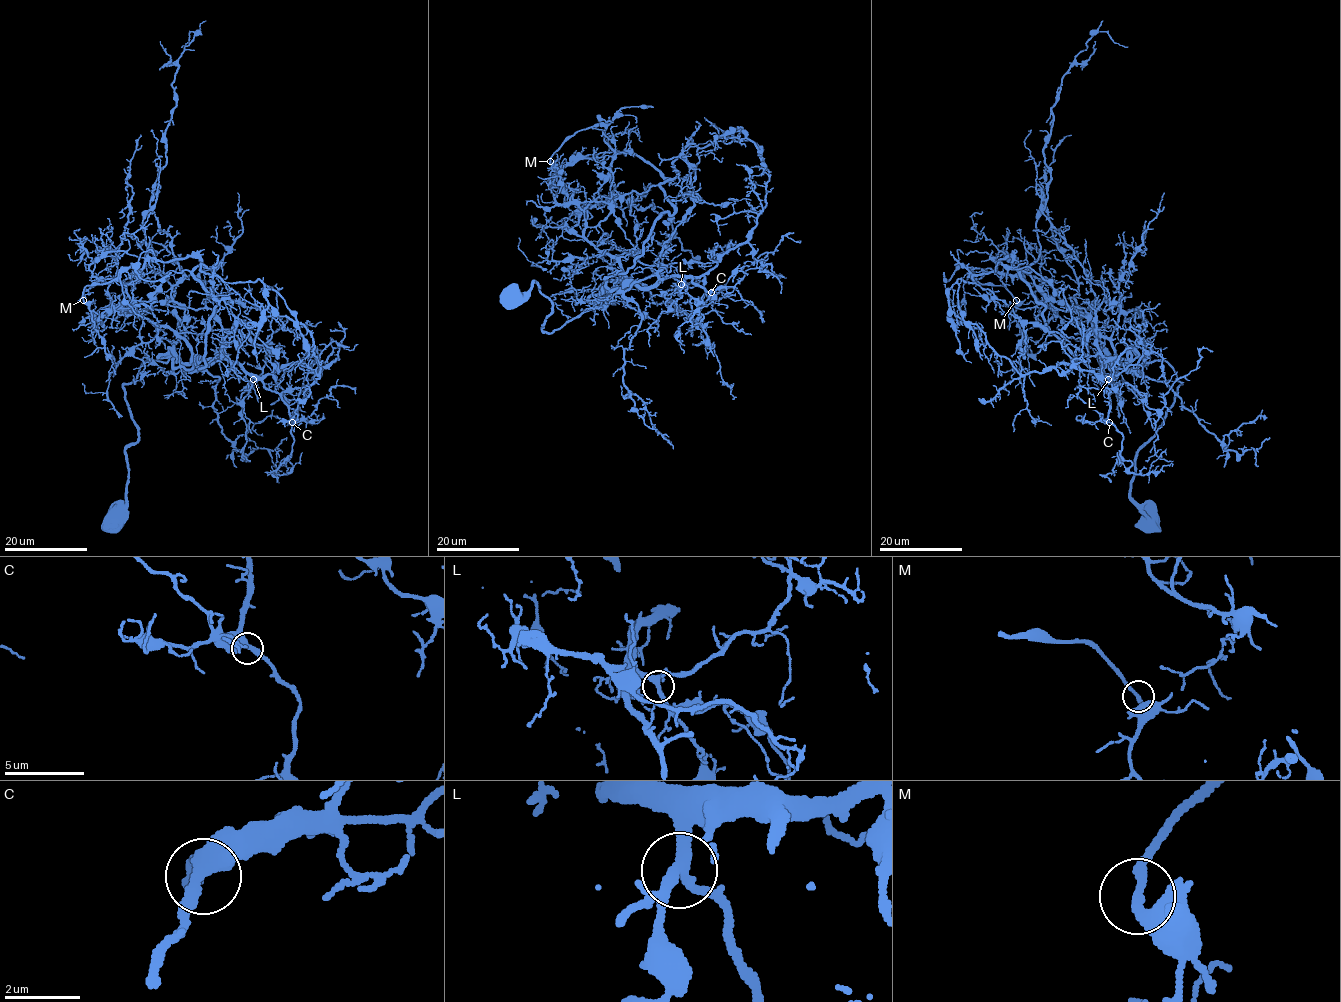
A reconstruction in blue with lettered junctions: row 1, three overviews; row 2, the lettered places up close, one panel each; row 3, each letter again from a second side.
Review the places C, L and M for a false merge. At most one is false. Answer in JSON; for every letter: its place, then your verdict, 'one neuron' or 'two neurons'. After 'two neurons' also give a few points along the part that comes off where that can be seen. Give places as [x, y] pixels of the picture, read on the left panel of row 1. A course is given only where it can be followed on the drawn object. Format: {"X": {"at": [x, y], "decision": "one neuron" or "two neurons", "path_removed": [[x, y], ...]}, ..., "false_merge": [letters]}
{"C": {"at": [292, 422], "decision": "one neuron"}, "L": {"at": [253, 379], "decision": "one neuron"}, "M": {"at": [83, 300], "decision": "one neuron"}, "false_merge": []}

